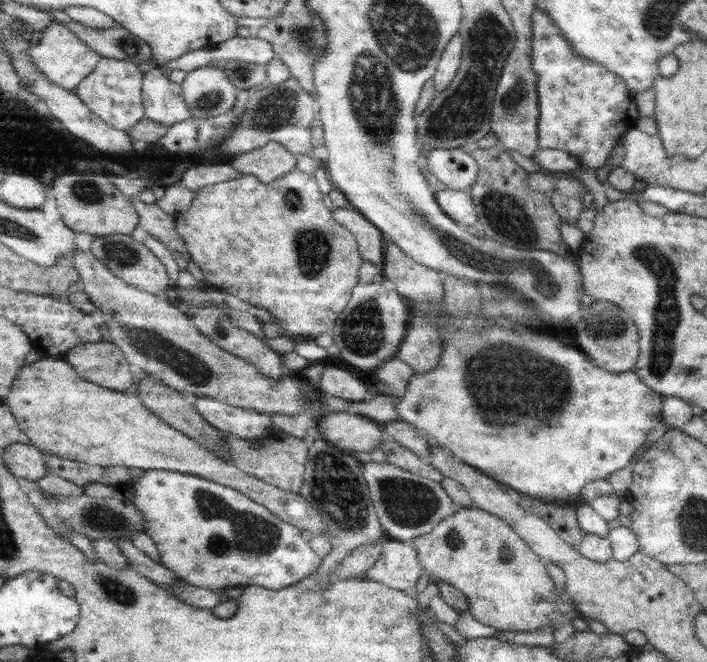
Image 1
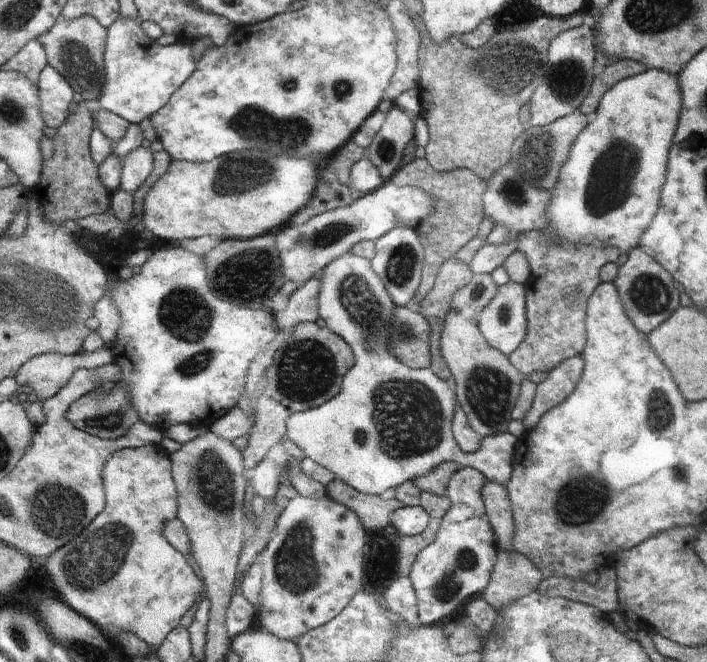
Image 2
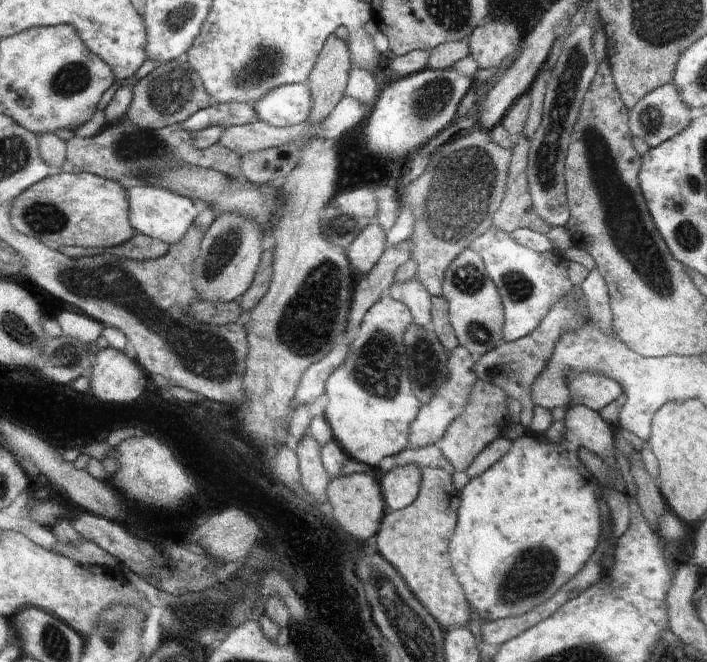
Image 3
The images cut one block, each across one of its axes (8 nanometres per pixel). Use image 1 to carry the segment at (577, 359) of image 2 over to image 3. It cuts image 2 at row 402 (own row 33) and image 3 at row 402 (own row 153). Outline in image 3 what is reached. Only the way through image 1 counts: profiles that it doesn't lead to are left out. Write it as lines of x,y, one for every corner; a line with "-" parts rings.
568,371
565,375
565,386
569,391
570,404
566,408
549,409
554,421
542,434
546,440
553,443
559,443
565,432
564,418
568,408
574,405
584,405
600,413
623,392
620,383
598,371

